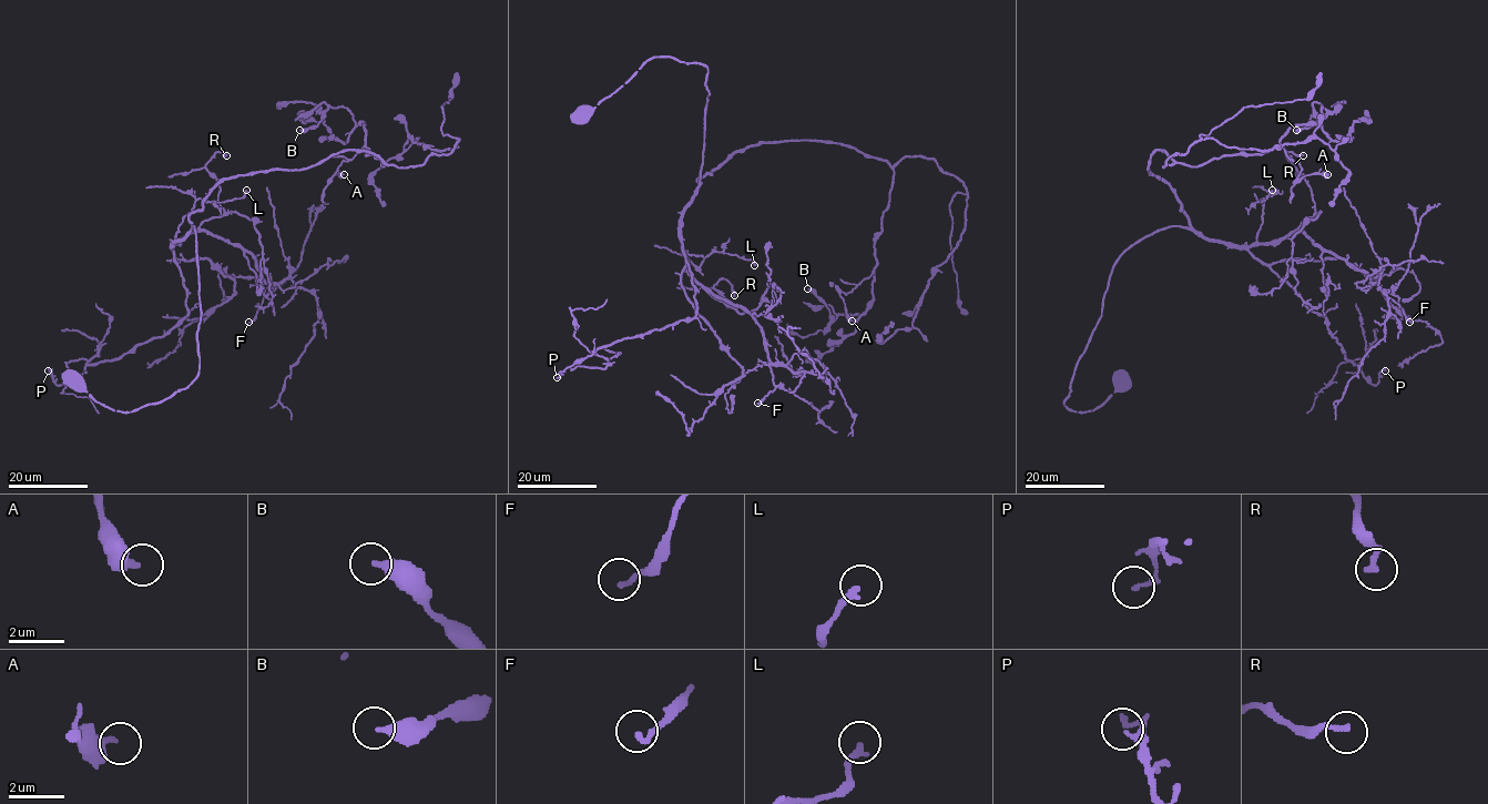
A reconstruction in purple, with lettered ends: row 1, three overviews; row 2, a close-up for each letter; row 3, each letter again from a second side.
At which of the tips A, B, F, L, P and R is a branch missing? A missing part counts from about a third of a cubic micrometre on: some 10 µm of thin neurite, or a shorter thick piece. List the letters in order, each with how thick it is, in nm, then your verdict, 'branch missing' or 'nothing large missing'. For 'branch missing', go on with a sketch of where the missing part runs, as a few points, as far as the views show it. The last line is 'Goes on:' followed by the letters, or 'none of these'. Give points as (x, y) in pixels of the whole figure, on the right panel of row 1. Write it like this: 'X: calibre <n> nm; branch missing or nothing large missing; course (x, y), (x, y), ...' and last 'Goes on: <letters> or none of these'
A: calibre 440 nm; nothing large missing
B: calibre 360 nm; nothing large missing
F: calibre 180 nm; nothing large missing
L: calibre 240 nm; branch missing; course (1272, 190), (1290, 162), (1290, 135), (1300, 125)
P: calibre 190 nm; nothing large missing
R: calibre 240 nm; nothing large missing
Goes on: L

